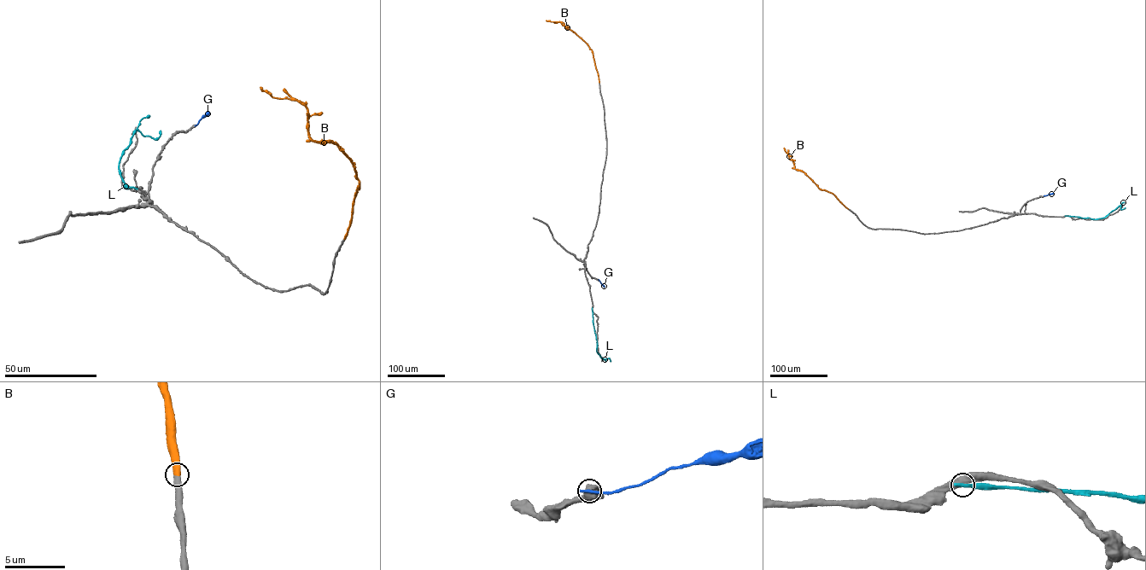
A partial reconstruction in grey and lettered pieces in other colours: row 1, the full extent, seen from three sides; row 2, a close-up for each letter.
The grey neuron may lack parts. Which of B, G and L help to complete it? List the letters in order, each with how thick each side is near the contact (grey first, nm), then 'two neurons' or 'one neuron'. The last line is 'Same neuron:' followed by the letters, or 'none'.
B: 500/550 nm | one neuron
G: 800/300 nm | two neurons
L: 480/320 nm | two neurons
Same neuron: B

